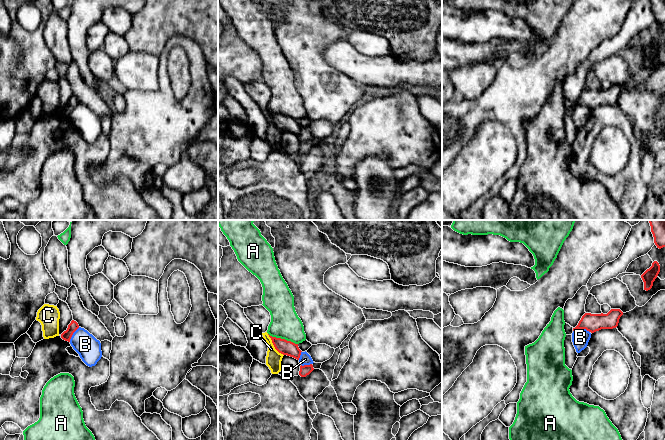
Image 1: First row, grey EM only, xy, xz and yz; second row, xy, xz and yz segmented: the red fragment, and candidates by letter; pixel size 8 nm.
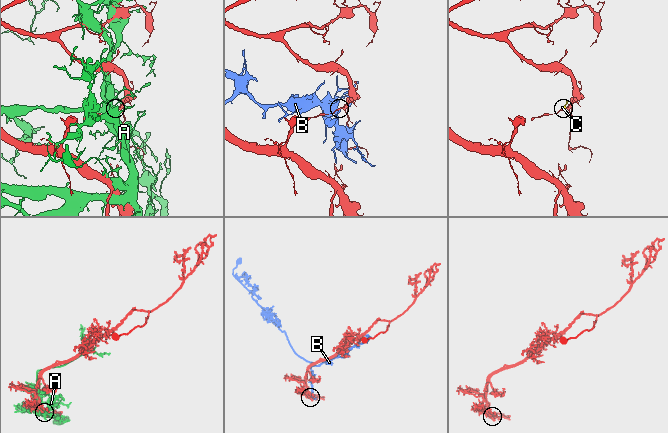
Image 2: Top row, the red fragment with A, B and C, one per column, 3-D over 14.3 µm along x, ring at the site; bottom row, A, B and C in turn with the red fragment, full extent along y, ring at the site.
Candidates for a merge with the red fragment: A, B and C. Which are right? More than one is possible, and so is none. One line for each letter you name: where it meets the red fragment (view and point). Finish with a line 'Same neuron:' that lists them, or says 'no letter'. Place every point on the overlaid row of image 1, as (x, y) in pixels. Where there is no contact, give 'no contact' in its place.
Same neuron: no letter

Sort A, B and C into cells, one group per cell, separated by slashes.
A / B / C

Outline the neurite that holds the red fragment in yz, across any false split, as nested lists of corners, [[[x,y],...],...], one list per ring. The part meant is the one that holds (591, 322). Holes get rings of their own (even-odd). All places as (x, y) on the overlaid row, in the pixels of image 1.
[[[611,309],[607,314],[591,314],[585,313],[578,325],[573,328],[586,329],[587,331],[594,333],[601,329],[613,329],[618,326],[619,319],[623,315],[620,309]]]

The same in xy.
[[[72,320],[71,323],[68,325],[66,331],[61,334],[61,338],[65,341],[70,342],[70,339],[73,333],[79,328],[79,325],[76,321]]]

